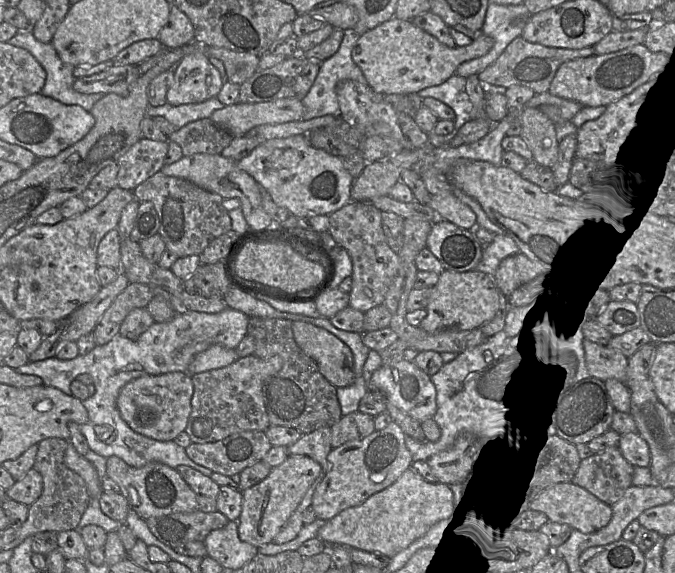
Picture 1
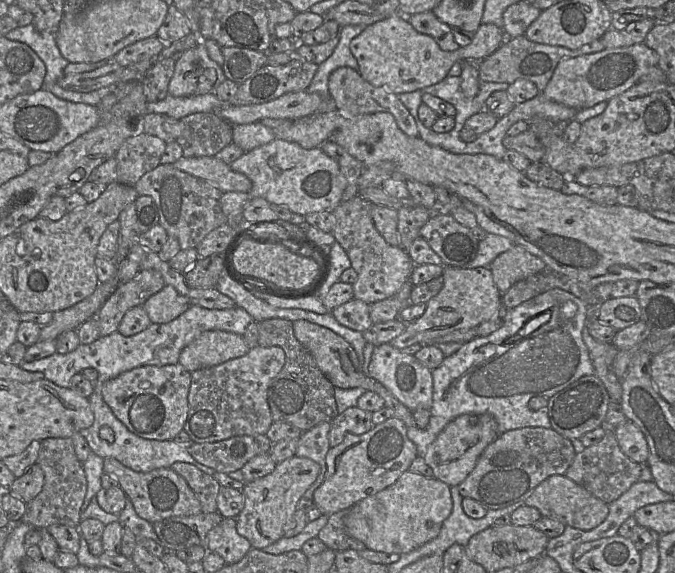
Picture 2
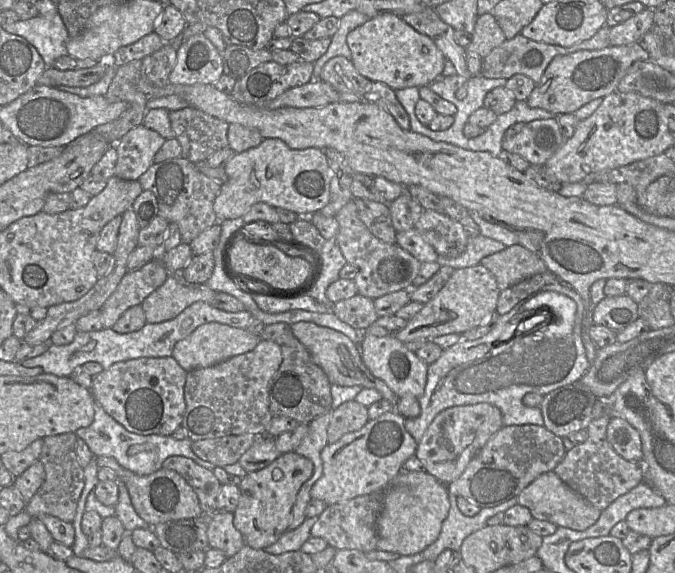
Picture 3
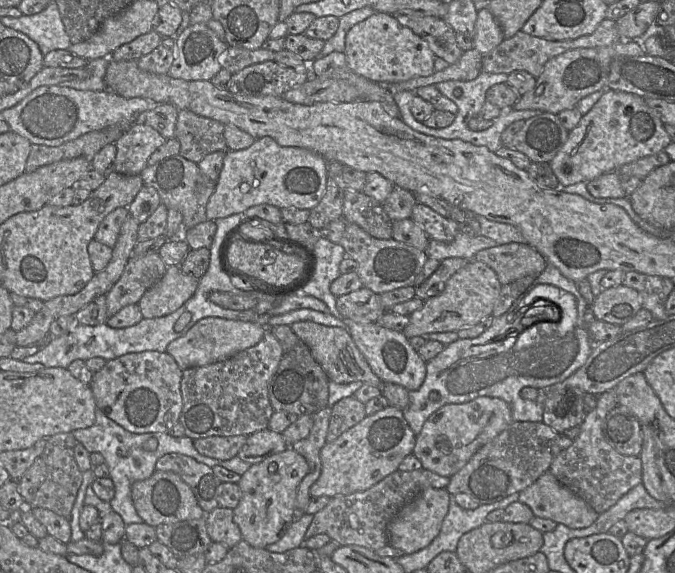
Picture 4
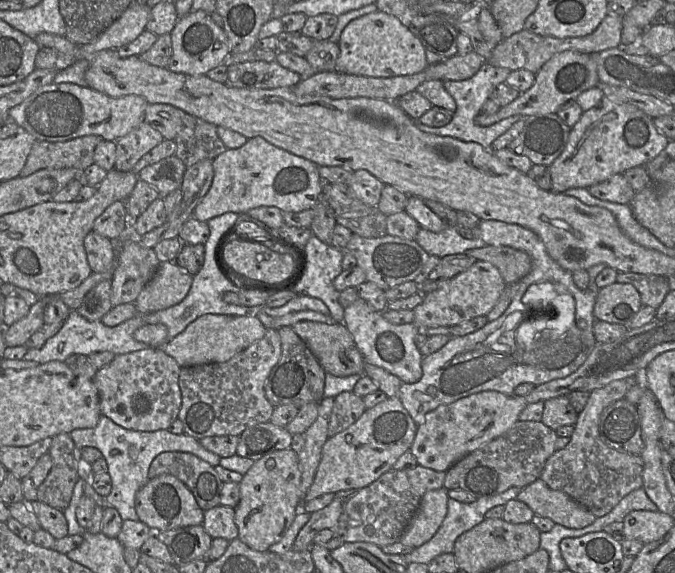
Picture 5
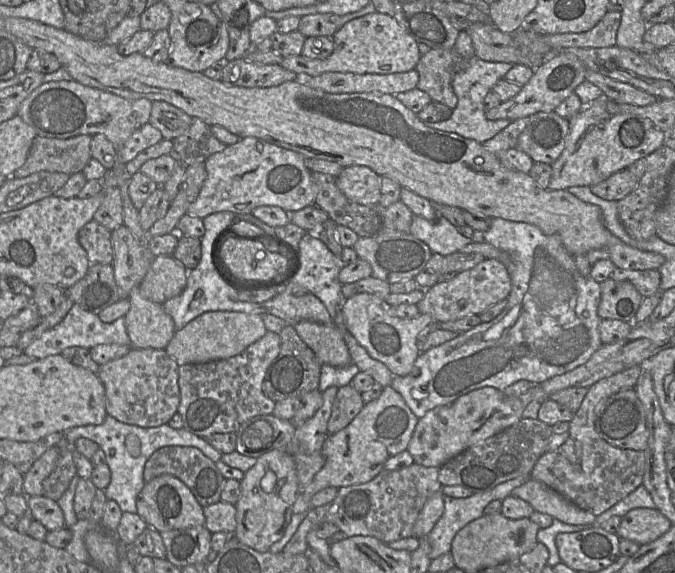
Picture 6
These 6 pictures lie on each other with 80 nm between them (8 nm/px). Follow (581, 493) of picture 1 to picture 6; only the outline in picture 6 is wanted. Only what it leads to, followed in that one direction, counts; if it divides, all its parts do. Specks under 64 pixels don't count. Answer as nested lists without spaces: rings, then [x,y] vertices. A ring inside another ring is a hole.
[[[530,478],[512,490],[510,496],[526,501],[535,512],[548,514],[566,524],[591,525],[596,519],[544,483]]]

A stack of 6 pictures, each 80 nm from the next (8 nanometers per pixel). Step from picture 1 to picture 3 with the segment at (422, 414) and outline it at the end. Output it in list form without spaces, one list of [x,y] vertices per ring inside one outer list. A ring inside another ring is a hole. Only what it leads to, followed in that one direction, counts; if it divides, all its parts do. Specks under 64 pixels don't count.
[[[367,334],[360,344],[360,356],[364,365],[373,376],[379,378],[398,397],[413,395],[419,398],[423,395],[427,381],[428,365],[408,350],[404,343],[394,336],[377,337]]]

